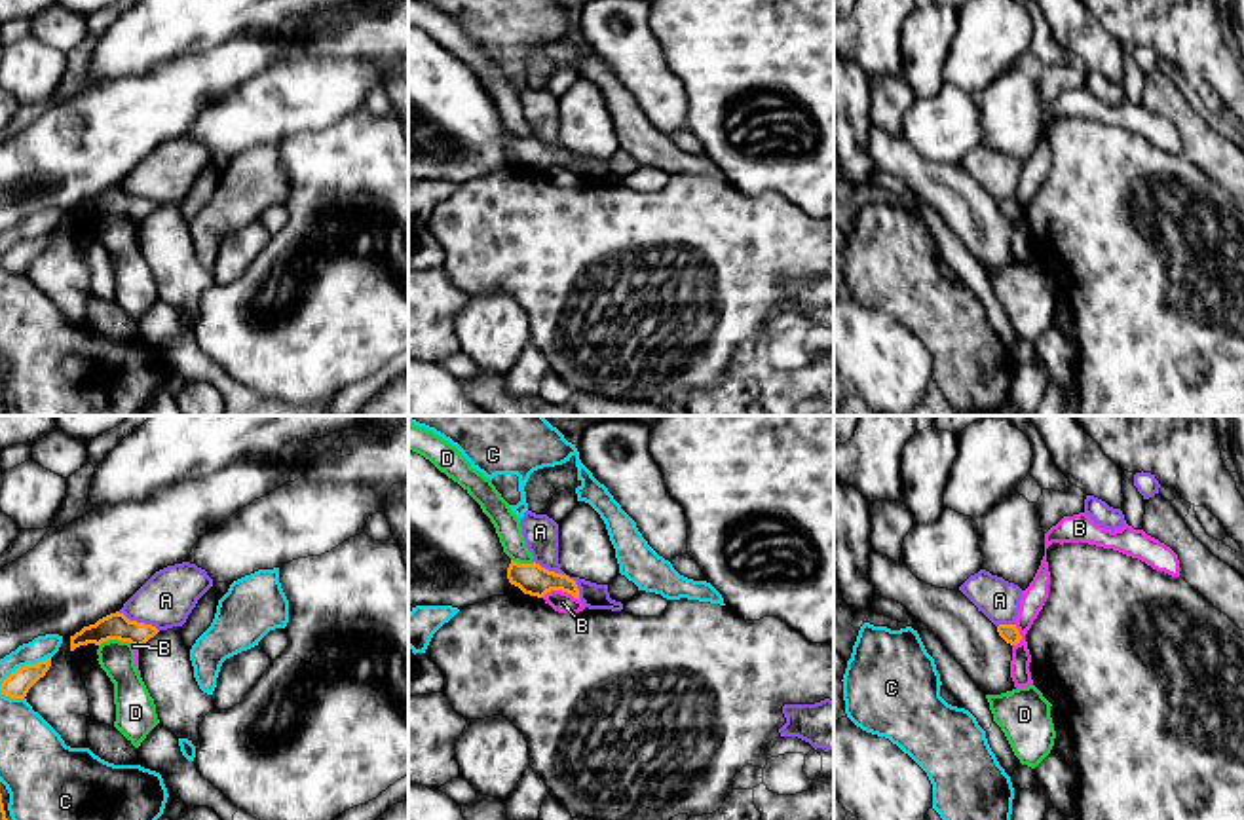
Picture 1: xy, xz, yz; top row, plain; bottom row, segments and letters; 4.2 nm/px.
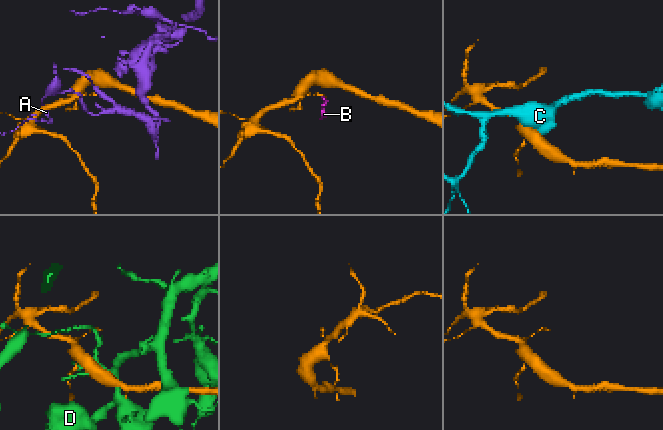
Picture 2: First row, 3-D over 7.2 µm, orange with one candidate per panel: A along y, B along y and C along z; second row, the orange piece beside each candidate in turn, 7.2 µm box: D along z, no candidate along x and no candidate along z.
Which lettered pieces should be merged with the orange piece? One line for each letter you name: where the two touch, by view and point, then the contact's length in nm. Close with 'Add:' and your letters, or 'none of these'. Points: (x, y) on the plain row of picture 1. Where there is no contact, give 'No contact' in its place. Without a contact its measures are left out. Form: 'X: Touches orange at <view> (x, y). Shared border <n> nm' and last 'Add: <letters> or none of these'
Add: none of these

